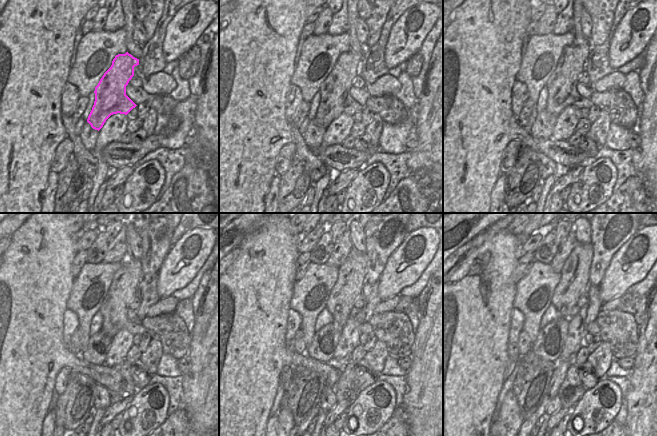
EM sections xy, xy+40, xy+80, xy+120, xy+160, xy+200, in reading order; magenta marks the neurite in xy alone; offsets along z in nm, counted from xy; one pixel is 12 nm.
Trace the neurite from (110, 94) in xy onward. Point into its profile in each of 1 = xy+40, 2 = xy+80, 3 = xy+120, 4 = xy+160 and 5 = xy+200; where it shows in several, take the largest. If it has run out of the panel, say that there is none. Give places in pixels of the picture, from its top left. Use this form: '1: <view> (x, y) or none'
1: xy+40 (335, 99)
2: xy+80 (561, 86)
3: xy+120 (124, 286)
4: xy+160 (348, 287)
5: xy+200 (574, 280)

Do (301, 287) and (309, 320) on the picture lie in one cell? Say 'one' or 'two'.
one

